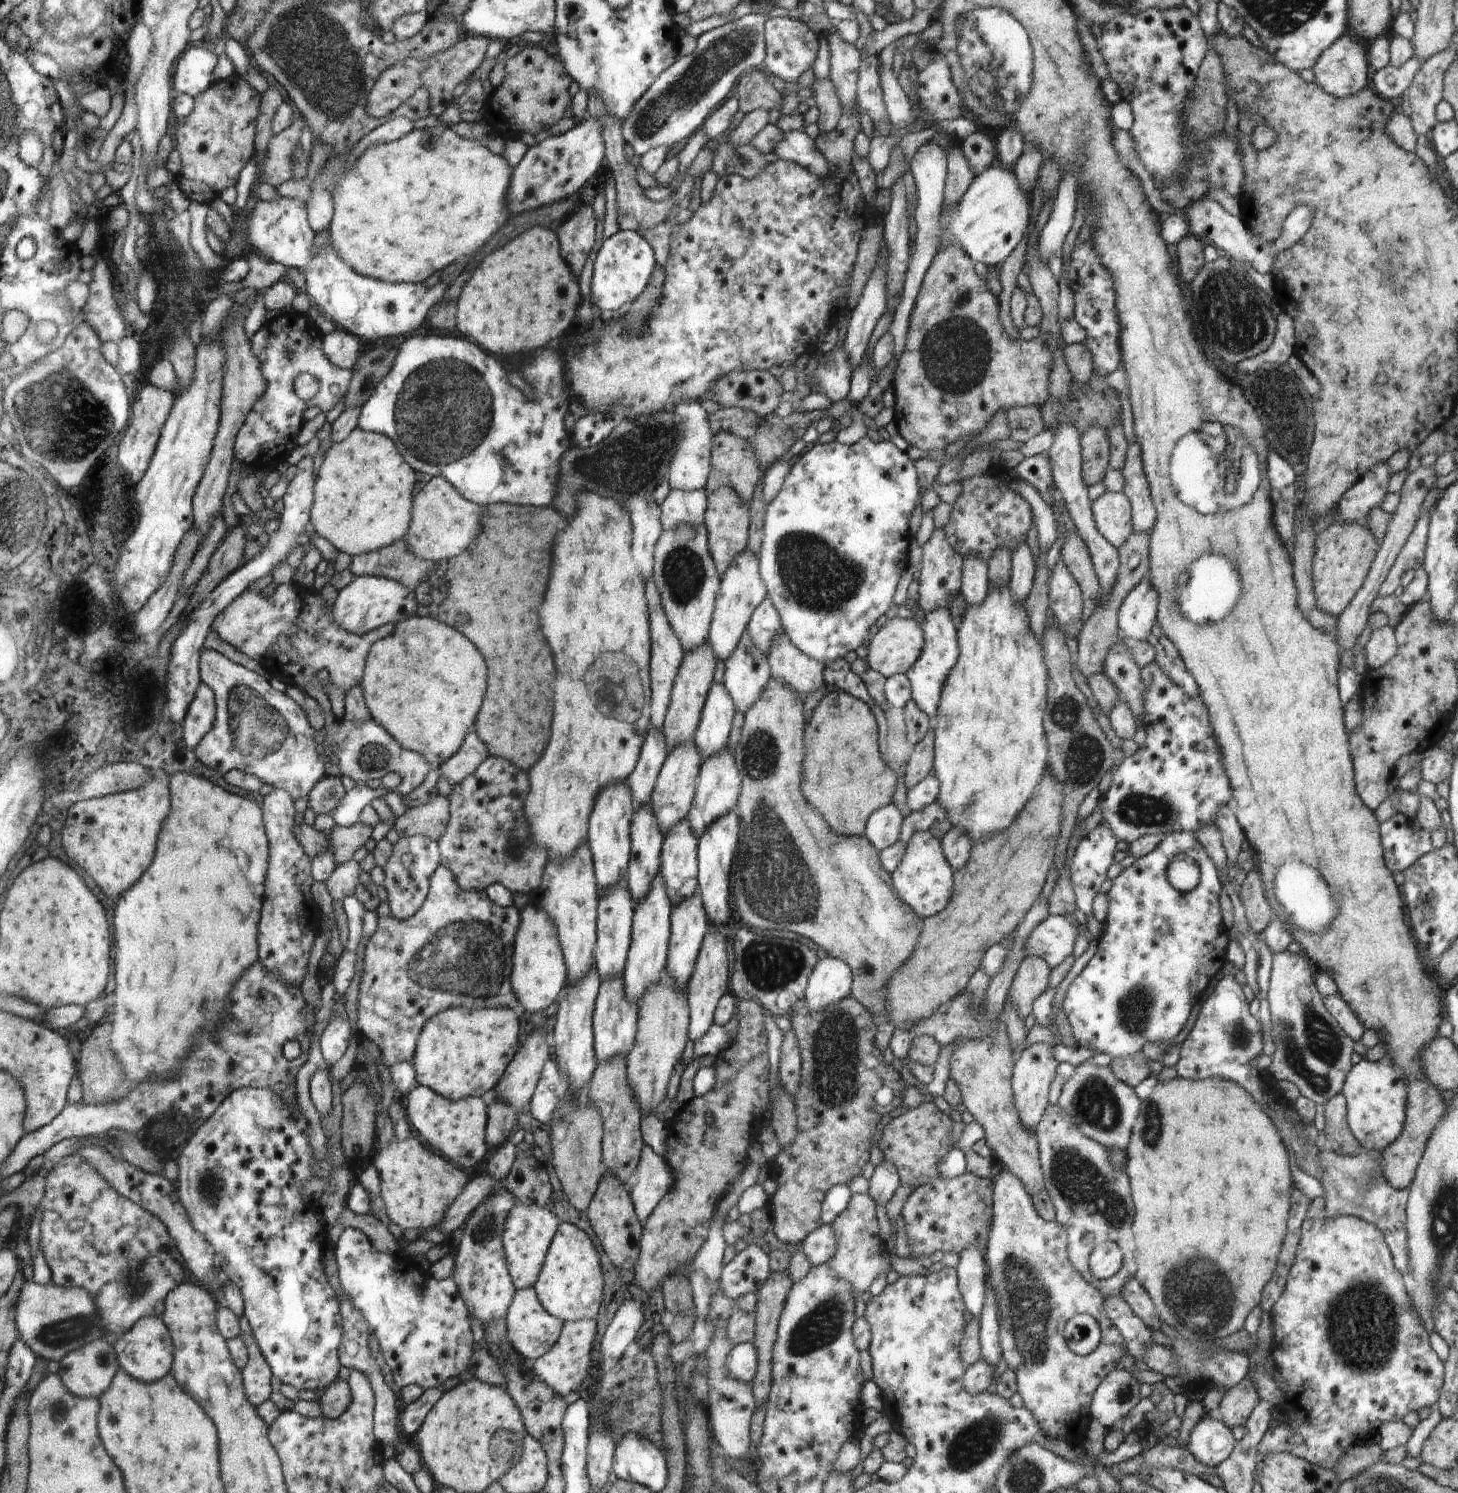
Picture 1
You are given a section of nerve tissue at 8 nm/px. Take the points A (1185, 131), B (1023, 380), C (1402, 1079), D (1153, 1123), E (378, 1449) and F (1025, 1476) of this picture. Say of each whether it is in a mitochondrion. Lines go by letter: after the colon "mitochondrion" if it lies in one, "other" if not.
A: other
B: other
C: other
D: mitochondrion
E: other
F: mitochondrion

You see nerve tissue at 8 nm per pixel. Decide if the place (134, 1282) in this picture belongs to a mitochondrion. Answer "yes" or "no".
yes

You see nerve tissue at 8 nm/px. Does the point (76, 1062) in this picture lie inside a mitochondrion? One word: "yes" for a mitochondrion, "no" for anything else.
no

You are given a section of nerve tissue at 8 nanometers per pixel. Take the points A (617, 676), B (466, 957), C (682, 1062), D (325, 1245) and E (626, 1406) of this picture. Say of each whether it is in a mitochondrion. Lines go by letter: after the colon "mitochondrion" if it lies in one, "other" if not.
A: mitochondrion
B: mitochondrion
C: other
D: other
E: mitochondrion

